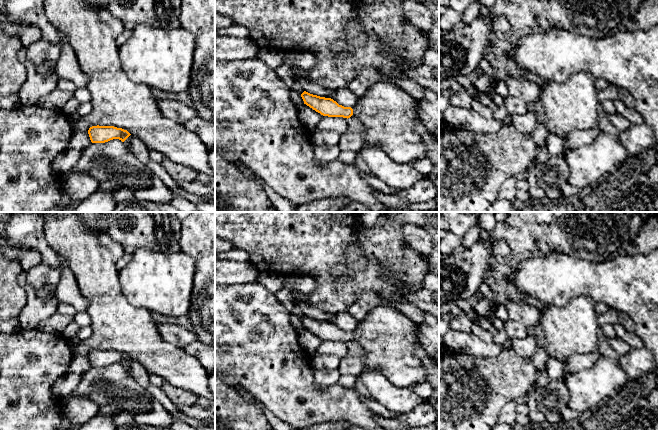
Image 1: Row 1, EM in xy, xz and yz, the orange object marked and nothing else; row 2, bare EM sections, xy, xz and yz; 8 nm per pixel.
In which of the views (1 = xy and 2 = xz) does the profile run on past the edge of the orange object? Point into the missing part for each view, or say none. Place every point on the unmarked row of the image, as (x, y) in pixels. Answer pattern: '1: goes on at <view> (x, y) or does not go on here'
1: goes on at xy (127, 366)
2: does not go on here

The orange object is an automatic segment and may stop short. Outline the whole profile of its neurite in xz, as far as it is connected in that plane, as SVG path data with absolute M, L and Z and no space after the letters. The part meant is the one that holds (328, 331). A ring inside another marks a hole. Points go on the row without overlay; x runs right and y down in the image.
M306 315L301 318L301 321L304 328L323 340L343 341L348 343L353 339L353 333L351 331L339 329L331 322L320 321Z

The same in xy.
M97 349L90 351L88 358L92 367L105 367L113 363L119 363L131 375L129 362L131 358L122 352Z

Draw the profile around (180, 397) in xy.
M166 381L161 386L161 389L176 406L192 406L197 404L198 397L194 393L175 387Z

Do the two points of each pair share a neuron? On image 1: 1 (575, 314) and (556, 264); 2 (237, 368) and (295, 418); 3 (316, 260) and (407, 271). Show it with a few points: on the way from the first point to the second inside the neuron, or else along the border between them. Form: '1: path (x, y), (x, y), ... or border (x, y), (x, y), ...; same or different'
1: border (593, 300), (576, 296), (563, 305), (547, 306); different
2: path (251, 374), (281, 404); same
3: path (339, 260), (356, 279), (384, 279); same

